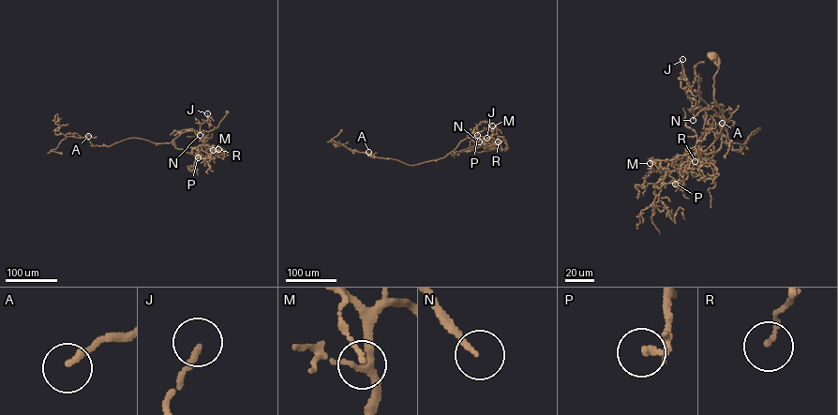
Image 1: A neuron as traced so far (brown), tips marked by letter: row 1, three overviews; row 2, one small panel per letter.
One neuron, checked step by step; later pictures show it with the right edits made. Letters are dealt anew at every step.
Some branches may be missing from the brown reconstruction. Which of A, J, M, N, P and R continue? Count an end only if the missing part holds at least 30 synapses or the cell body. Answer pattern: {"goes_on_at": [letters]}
{"goes_on_at": ["J", "N"]}

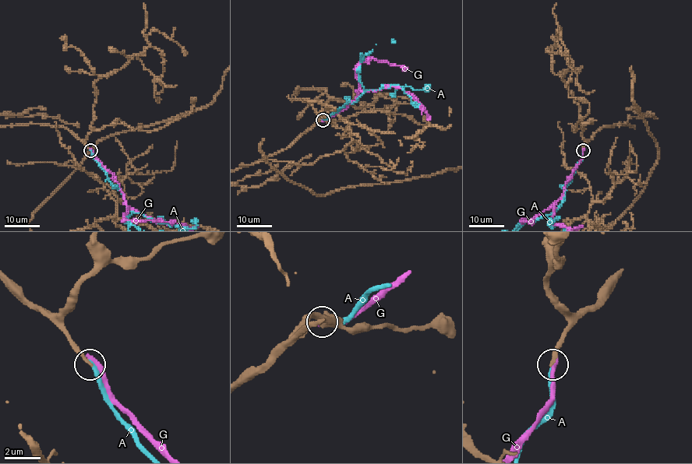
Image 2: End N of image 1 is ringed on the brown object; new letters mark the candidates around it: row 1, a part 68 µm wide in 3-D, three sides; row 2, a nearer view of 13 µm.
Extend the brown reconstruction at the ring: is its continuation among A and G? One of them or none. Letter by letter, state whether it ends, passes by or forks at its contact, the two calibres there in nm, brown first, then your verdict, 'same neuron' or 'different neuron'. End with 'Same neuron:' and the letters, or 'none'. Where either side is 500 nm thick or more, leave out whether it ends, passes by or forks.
A: it ends; calibres 220 and 240 nm; same neuron
G: it ends; calibres 260 and 220 nm; different neuron
Same neuron: A

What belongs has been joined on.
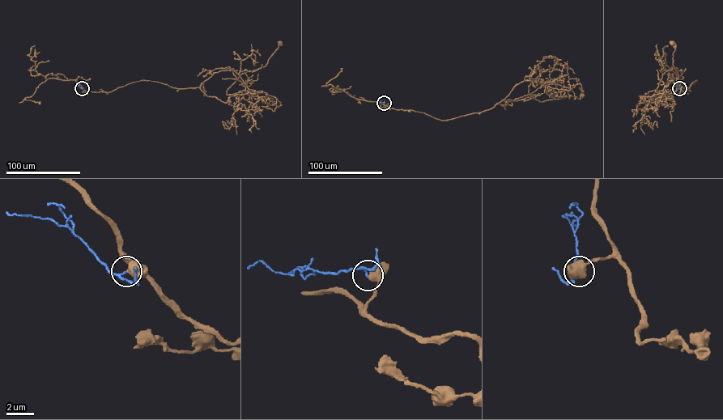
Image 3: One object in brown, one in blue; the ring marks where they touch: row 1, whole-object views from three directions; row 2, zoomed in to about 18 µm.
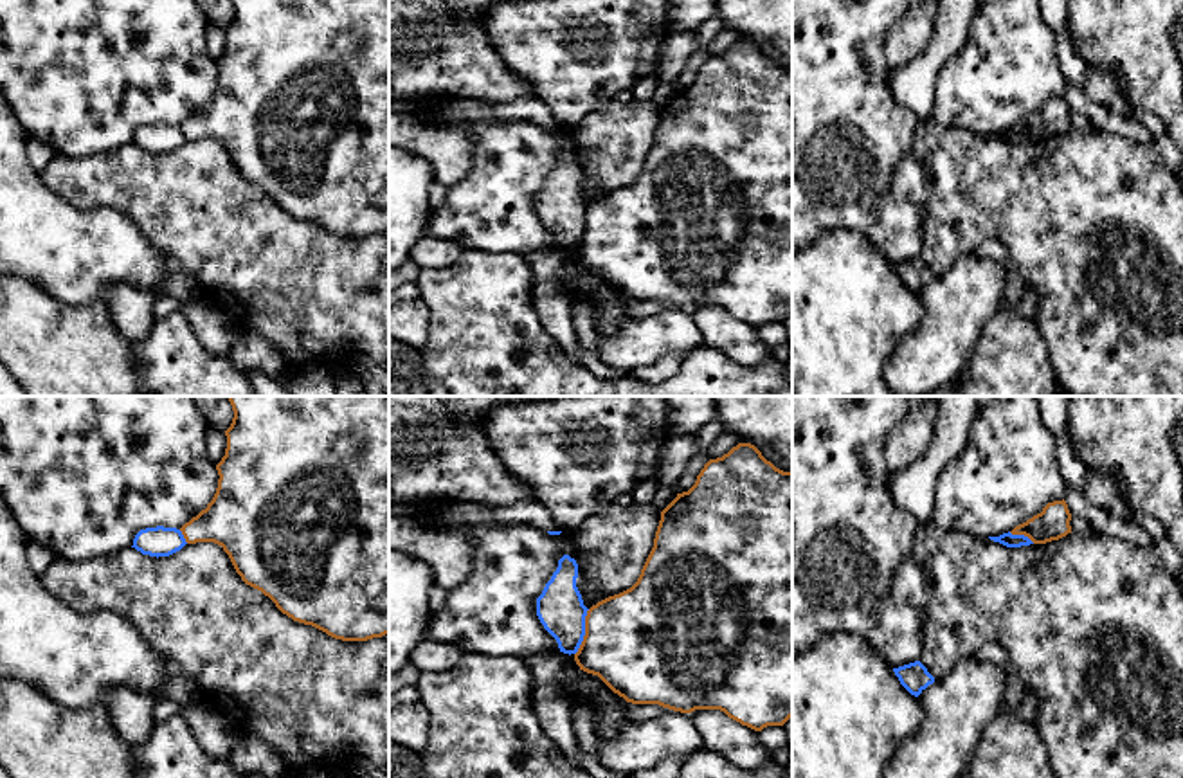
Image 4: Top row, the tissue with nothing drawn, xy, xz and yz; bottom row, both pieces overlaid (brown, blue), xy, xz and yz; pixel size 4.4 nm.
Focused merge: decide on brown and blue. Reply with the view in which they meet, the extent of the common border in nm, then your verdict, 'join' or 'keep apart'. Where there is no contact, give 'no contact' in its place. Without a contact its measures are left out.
xz | 220 nm | keep apart

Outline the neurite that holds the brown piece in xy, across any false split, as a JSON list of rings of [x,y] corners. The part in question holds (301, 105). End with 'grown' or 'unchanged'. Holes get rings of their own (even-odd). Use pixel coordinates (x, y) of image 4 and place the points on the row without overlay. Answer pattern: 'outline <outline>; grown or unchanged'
outline [[[230,0],[230,2],[234,7],[234,14],[230,23],[225,27],[227,32],[225,52],[216,61],[220,72],[218,85],[207,104],[180,124],[185,139],[187,140],[214,139],[221,142],[223,148],[229,151],[236,169],[241,173],[241,176],[247,182],[268,193],[275,200],[275,204],[293,218],[312,222],[326,229],[328,232],[342,238],[367,238],[389,231],[389,0]]]; unchanged

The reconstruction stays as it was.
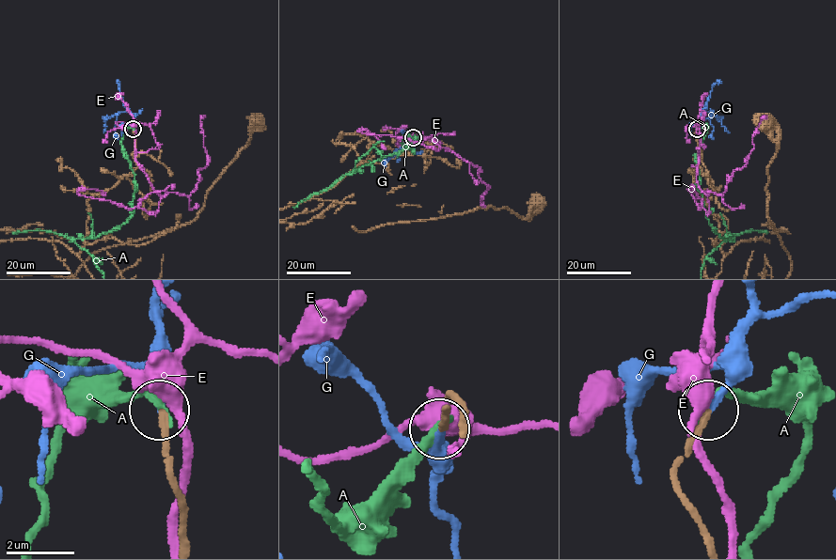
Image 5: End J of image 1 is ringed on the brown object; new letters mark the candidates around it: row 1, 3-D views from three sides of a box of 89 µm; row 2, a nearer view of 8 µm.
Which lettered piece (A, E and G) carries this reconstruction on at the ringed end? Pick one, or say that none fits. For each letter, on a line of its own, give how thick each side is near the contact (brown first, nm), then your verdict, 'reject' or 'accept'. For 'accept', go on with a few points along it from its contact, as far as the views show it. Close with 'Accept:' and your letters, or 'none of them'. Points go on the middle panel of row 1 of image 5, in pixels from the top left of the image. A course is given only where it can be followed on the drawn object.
A: 220 nm thick on the brown side, 240 nm on the other; reject
E: 200 nm thick on the brown side, 420 nm on the other; reject
G: 200 nm thick on the brown side, 240 nm on the other; accept
Accept: G

